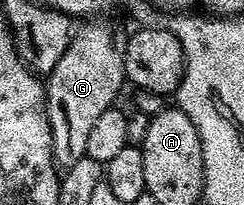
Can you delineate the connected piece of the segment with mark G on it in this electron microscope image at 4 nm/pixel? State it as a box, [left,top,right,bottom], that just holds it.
[45,20,126,168]

